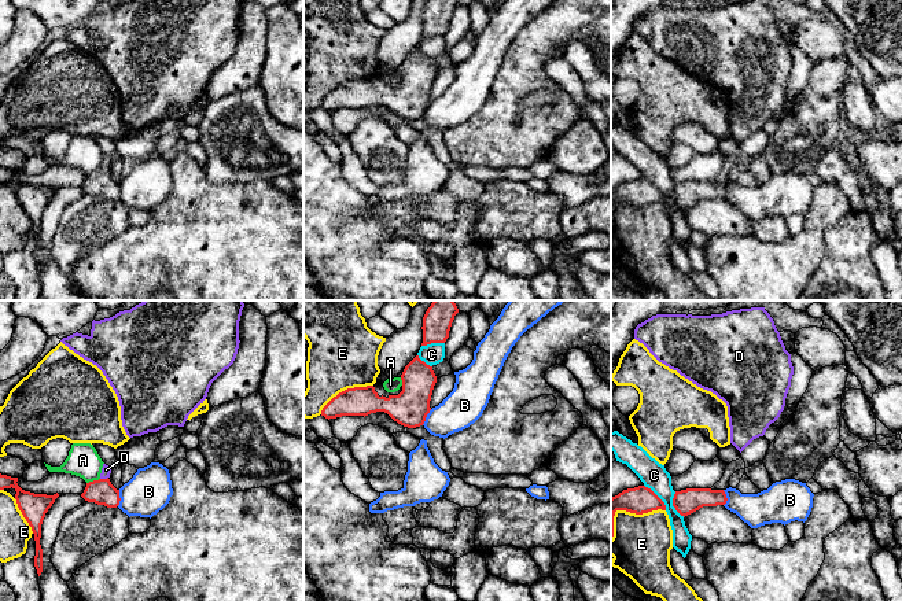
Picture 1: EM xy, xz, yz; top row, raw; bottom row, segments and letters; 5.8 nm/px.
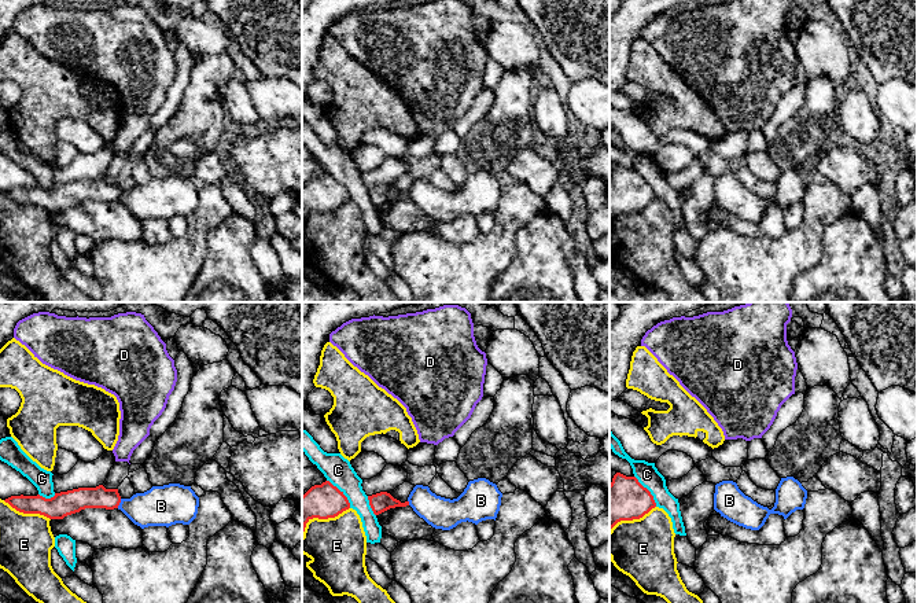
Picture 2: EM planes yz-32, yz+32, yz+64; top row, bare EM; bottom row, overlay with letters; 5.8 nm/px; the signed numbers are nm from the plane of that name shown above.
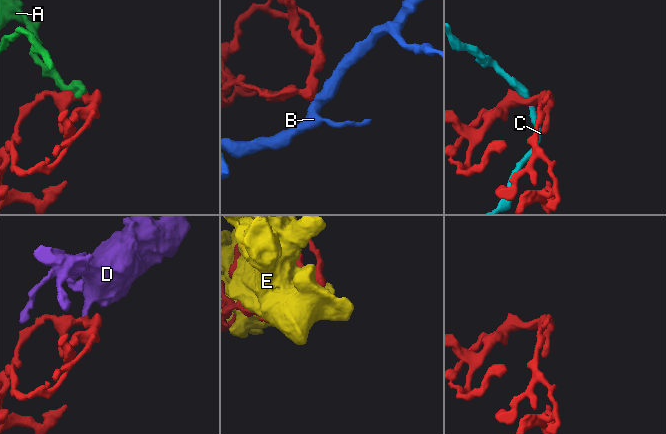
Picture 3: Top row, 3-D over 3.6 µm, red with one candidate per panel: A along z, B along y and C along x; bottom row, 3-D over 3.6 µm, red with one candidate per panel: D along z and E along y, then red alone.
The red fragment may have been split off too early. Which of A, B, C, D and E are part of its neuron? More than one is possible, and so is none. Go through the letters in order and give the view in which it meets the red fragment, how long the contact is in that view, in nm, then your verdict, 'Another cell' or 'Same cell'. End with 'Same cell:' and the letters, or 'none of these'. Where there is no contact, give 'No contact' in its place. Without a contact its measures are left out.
A: Touches red in xy. Shared border 90 nm. Another cell
B: Touches red in xy. Shared border 100 nm. Another cell
C: Touches red in yz. Shared border 200 nm. Another cell
D: Touches red in xy. Shared border 50 nm. Same cell
E: Touches red in xz. Shared border 360 nm. Another cell
Same cell: D

